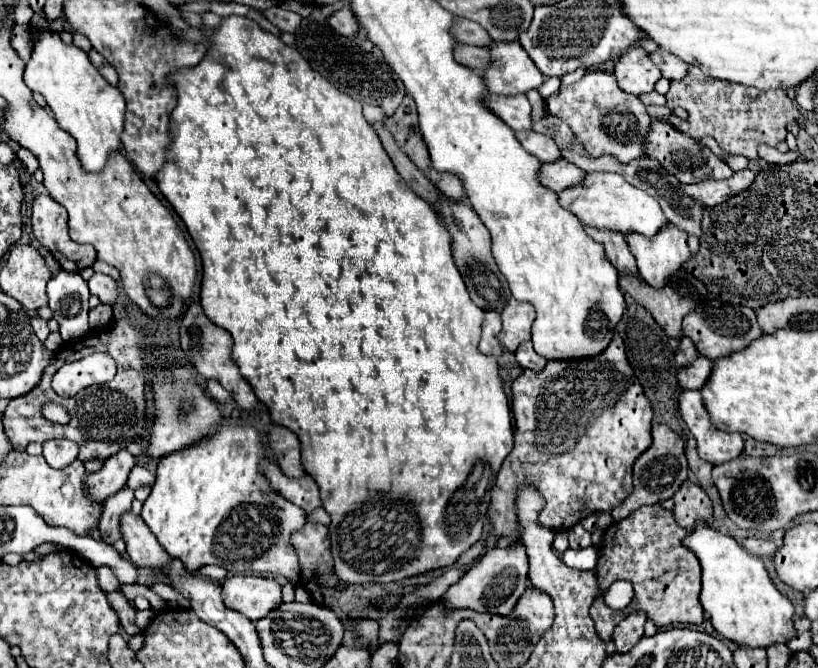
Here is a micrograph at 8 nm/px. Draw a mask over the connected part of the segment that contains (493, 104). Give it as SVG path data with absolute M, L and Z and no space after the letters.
M489 95L487 97L491 111L495 111L513 131L529 131L533 121L531 121L531 105L527 97L499 97L499 95Z

